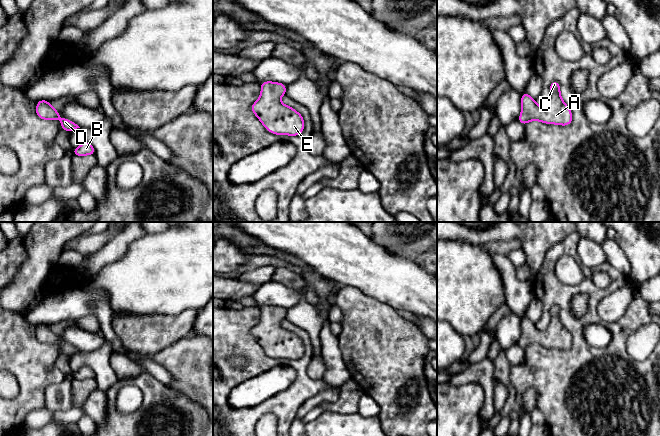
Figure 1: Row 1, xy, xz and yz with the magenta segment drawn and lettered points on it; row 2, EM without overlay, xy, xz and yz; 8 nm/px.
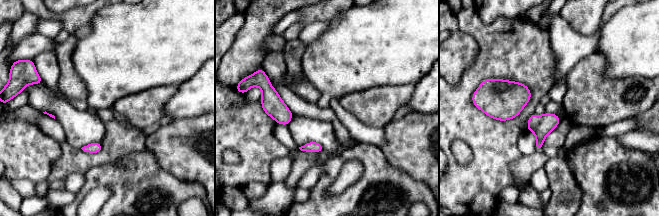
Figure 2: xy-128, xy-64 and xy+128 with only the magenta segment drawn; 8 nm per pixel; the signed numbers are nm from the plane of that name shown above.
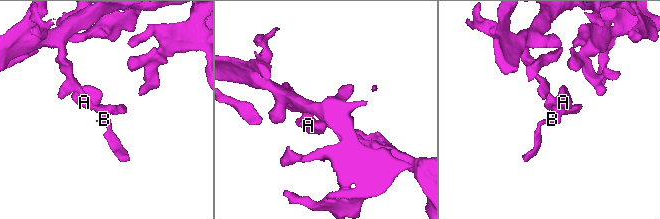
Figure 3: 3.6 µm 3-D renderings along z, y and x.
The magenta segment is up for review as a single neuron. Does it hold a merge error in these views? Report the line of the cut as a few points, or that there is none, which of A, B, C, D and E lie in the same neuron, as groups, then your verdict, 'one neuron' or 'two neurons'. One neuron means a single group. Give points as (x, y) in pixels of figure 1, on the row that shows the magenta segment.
cut none; groups A B C D E; one neuron

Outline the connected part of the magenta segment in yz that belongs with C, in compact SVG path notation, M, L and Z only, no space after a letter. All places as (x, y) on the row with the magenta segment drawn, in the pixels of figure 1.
M553 81L549 88L550 98L543 107L537 105L527 92L521 96L522 110L518 120L522 125L533 120L563 126L571 124L573 115L561 98L559 82Z

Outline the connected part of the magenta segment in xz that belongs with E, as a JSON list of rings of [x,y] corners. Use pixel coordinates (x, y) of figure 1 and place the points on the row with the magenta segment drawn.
[[[265,81],[260,84],[261,95],[259,99],[251,105],[252,112],[272,134],[297,136],[304,131],[304,119],[300,113],[280,102],[280,97],[286,95],[286,84]]]

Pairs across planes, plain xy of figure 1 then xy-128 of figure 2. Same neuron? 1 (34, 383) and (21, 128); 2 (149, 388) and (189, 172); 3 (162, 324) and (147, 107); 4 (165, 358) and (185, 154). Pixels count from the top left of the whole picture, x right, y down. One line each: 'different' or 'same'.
1: same
2: different
3: same
4: same

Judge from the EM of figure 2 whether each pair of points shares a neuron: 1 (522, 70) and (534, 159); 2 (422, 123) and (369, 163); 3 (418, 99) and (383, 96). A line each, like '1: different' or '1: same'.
1: different
2: different
3: different

